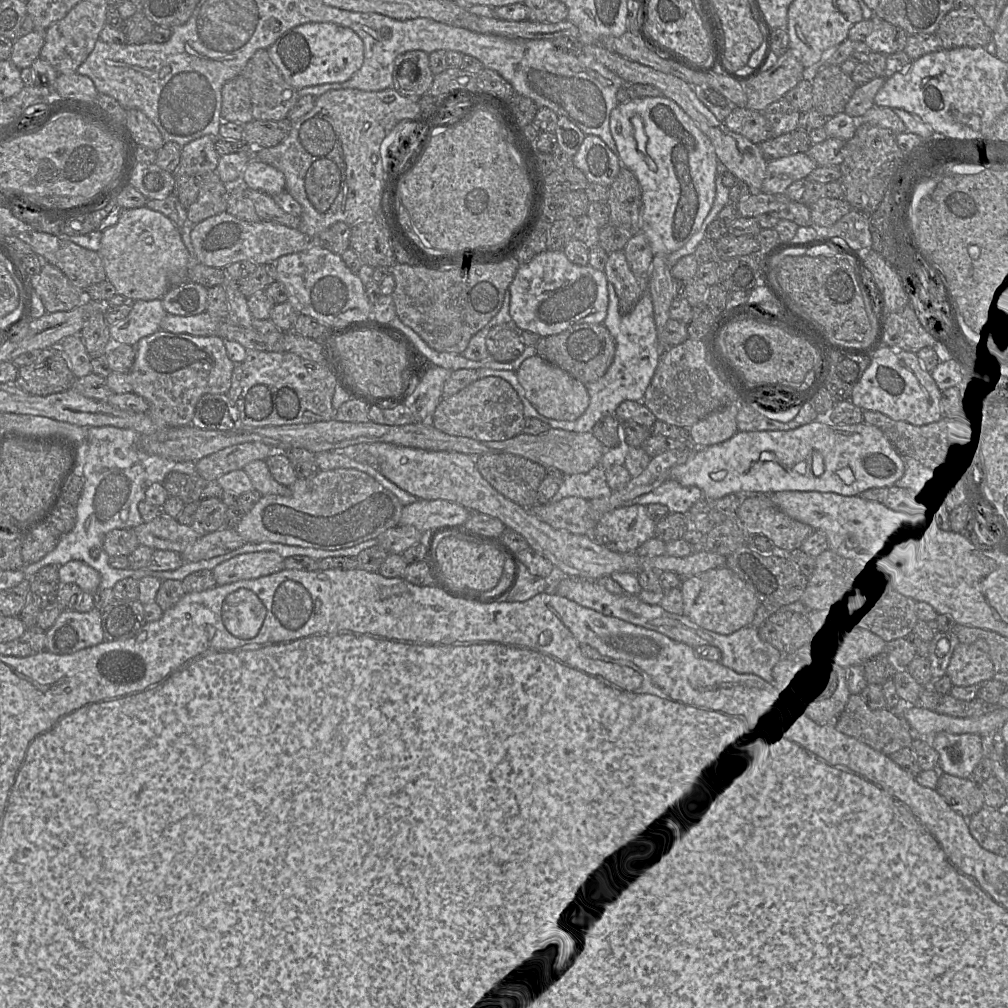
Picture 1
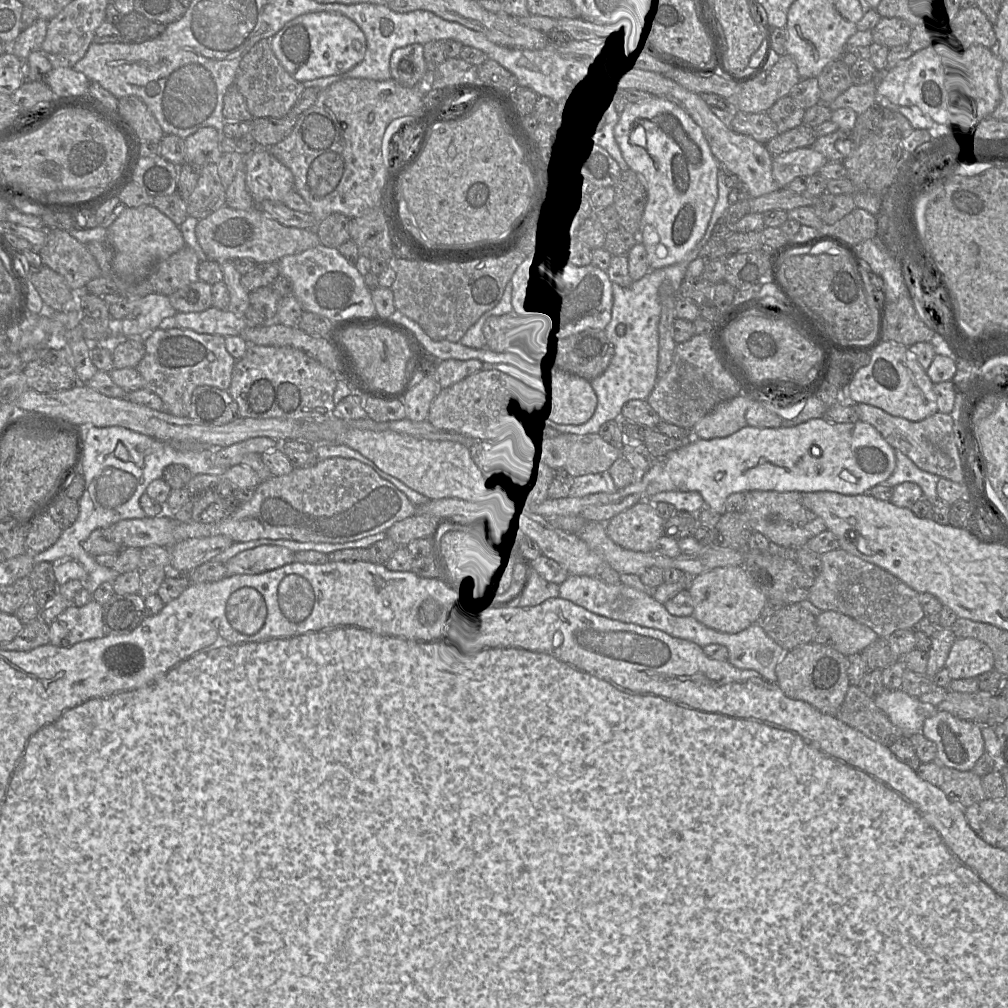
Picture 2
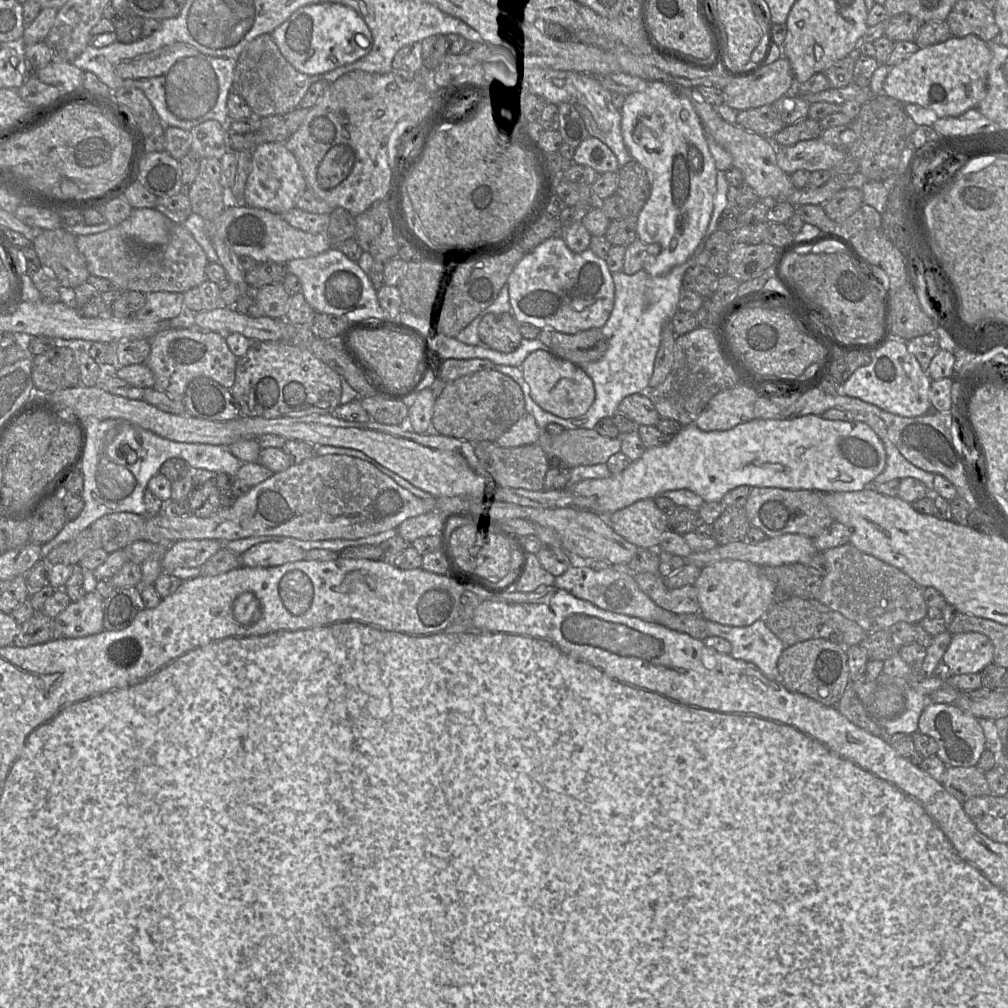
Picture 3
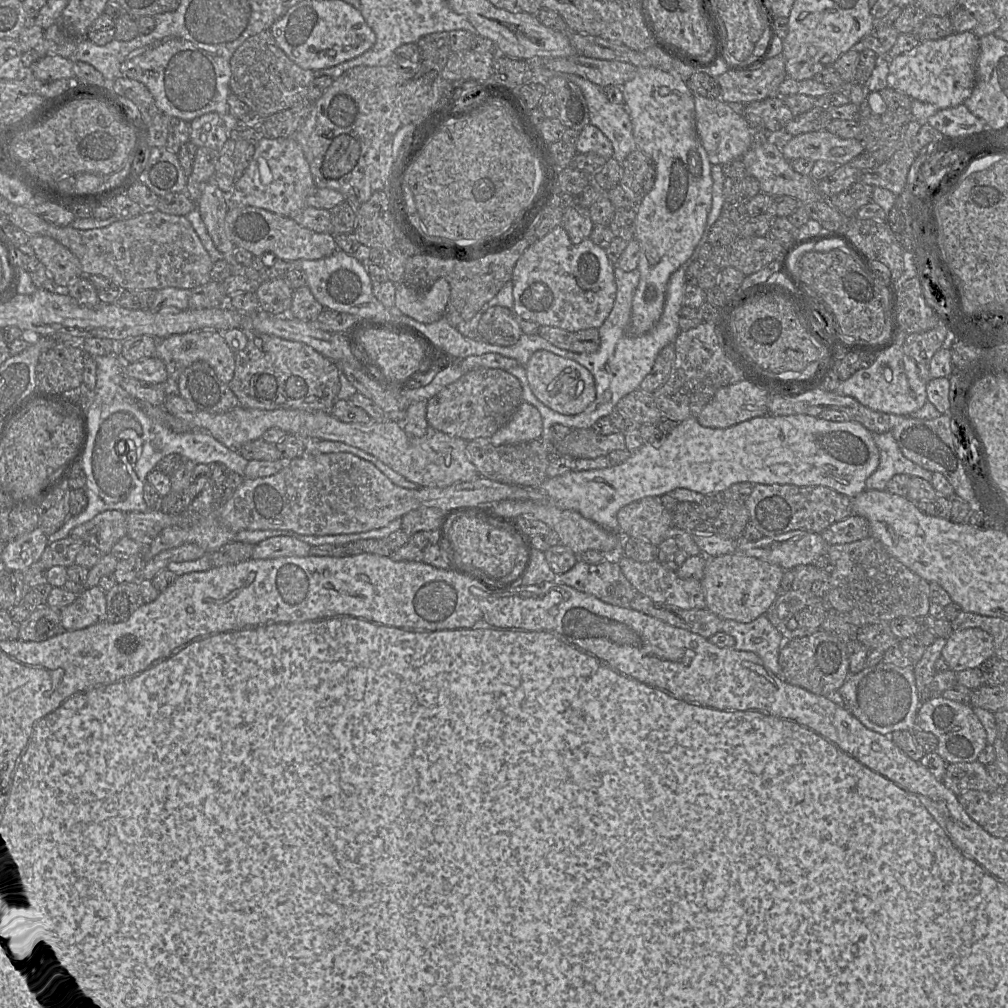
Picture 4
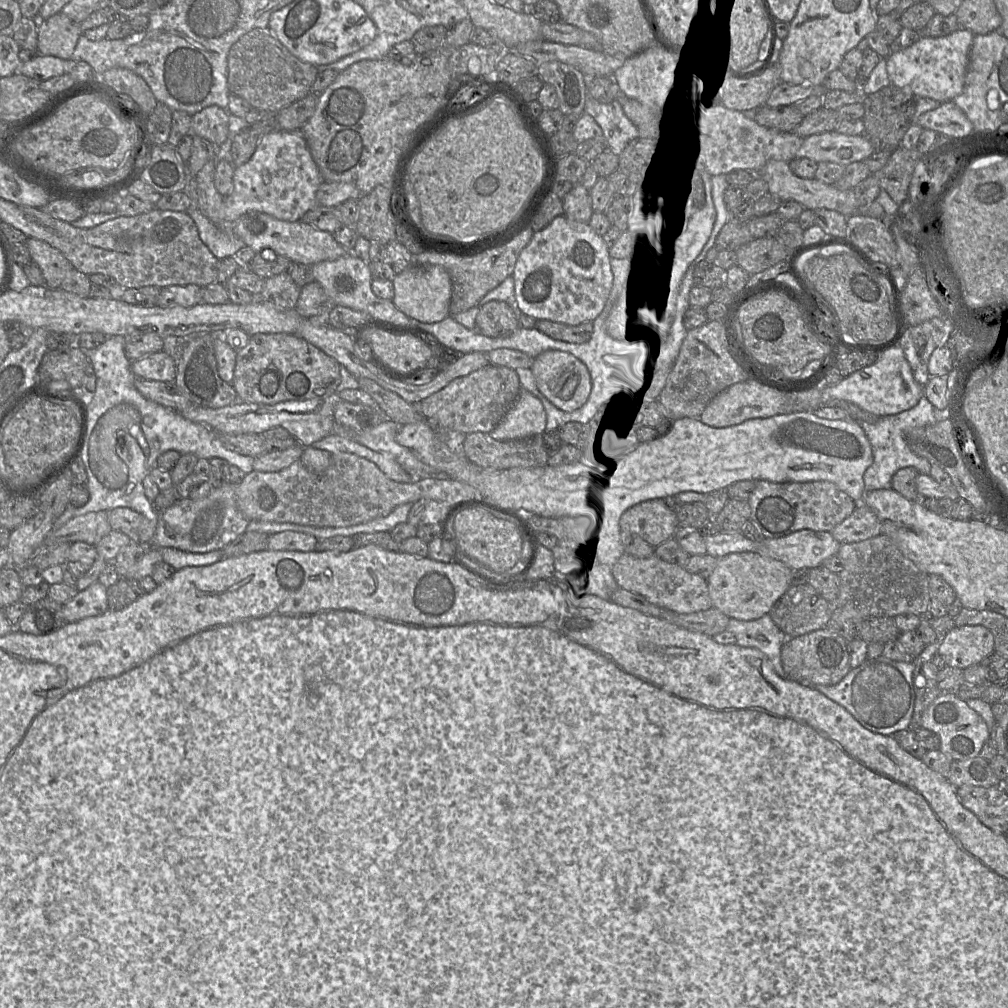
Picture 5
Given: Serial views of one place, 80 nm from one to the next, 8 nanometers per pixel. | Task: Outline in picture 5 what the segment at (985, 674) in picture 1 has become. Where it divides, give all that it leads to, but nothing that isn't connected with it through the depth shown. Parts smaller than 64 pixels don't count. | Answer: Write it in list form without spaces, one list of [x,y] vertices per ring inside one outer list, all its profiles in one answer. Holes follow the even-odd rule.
[[[982,625],[951,628],[940,639],[938,654],[947,666],[966,669],[994,652],[994,635]]]

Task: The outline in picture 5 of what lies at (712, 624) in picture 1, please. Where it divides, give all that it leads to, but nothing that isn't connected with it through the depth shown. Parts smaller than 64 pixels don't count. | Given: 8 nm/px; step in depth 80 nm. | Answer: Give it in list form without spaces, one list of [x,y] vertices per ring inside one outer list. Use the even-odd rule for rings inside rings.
[[[739,552],[718,558],[713,572],[706,578],[714,608],[729,618],[754,620],[766,615],[791,586],[792,569],[783,562],[758,552]]]

